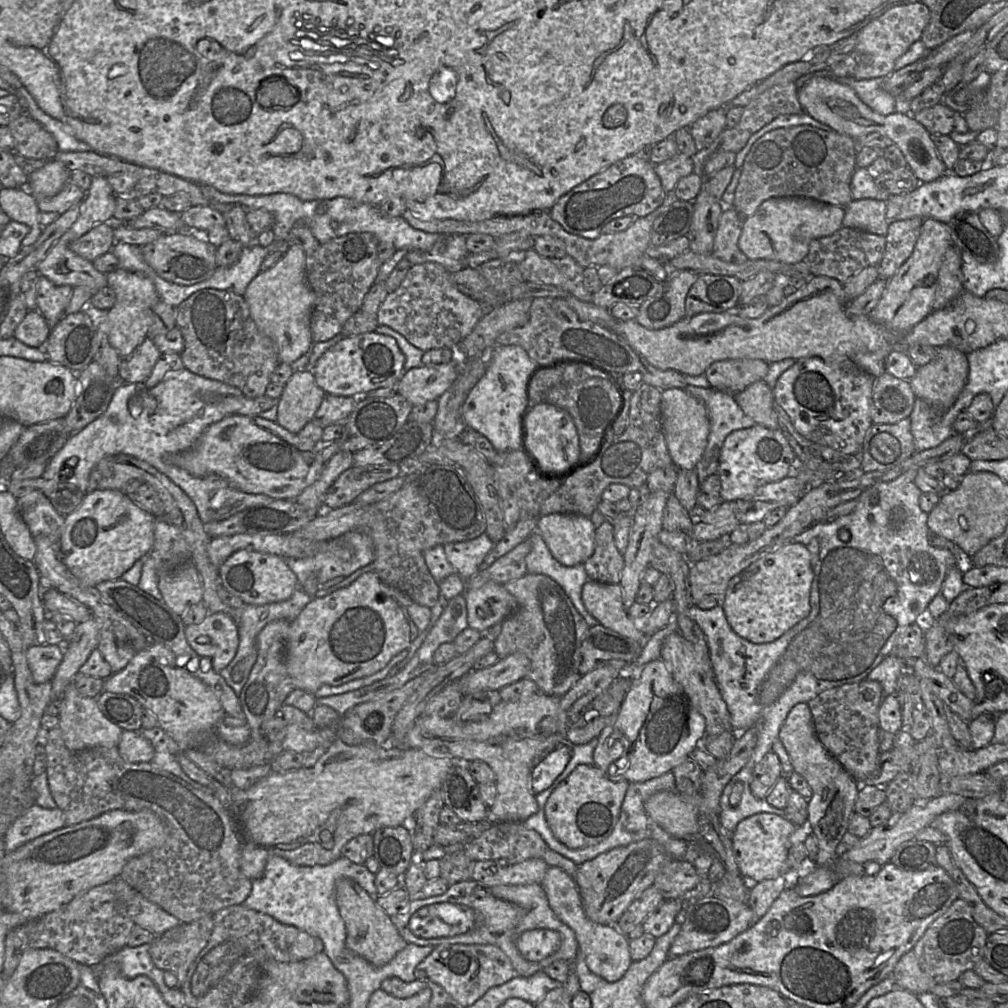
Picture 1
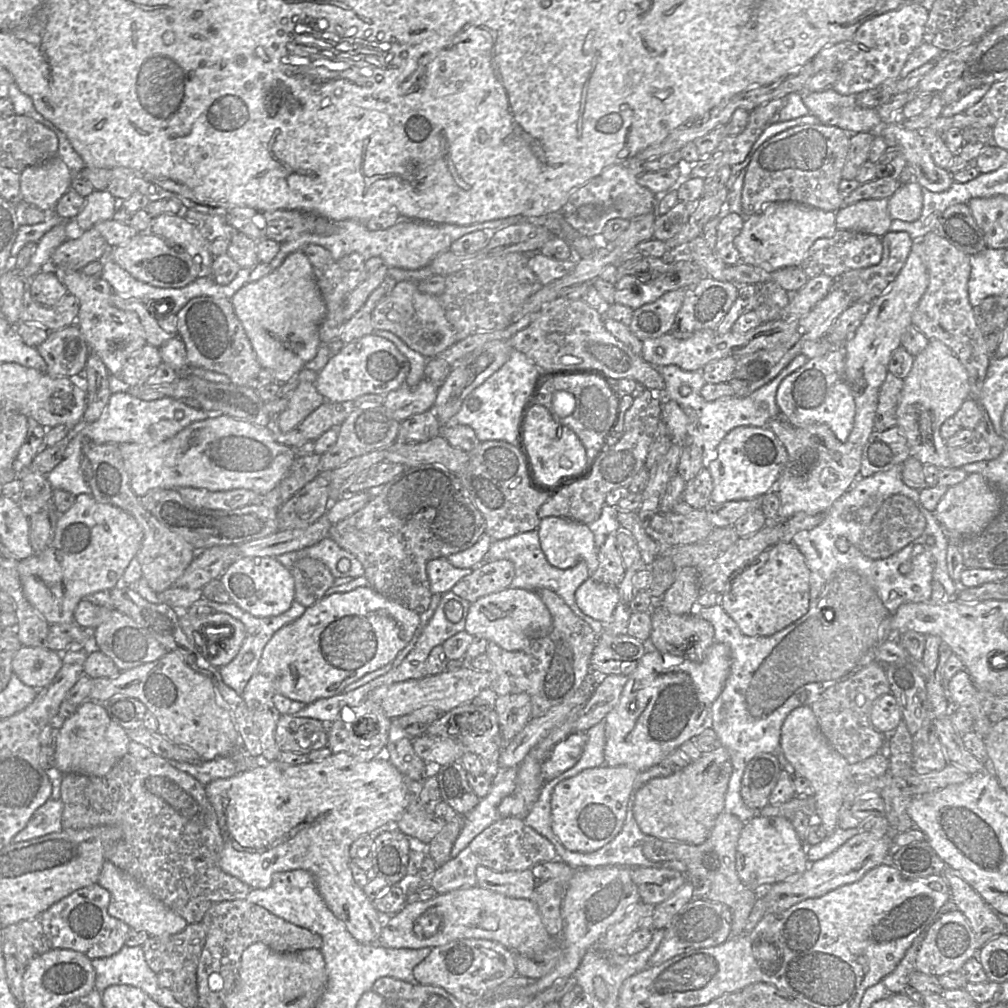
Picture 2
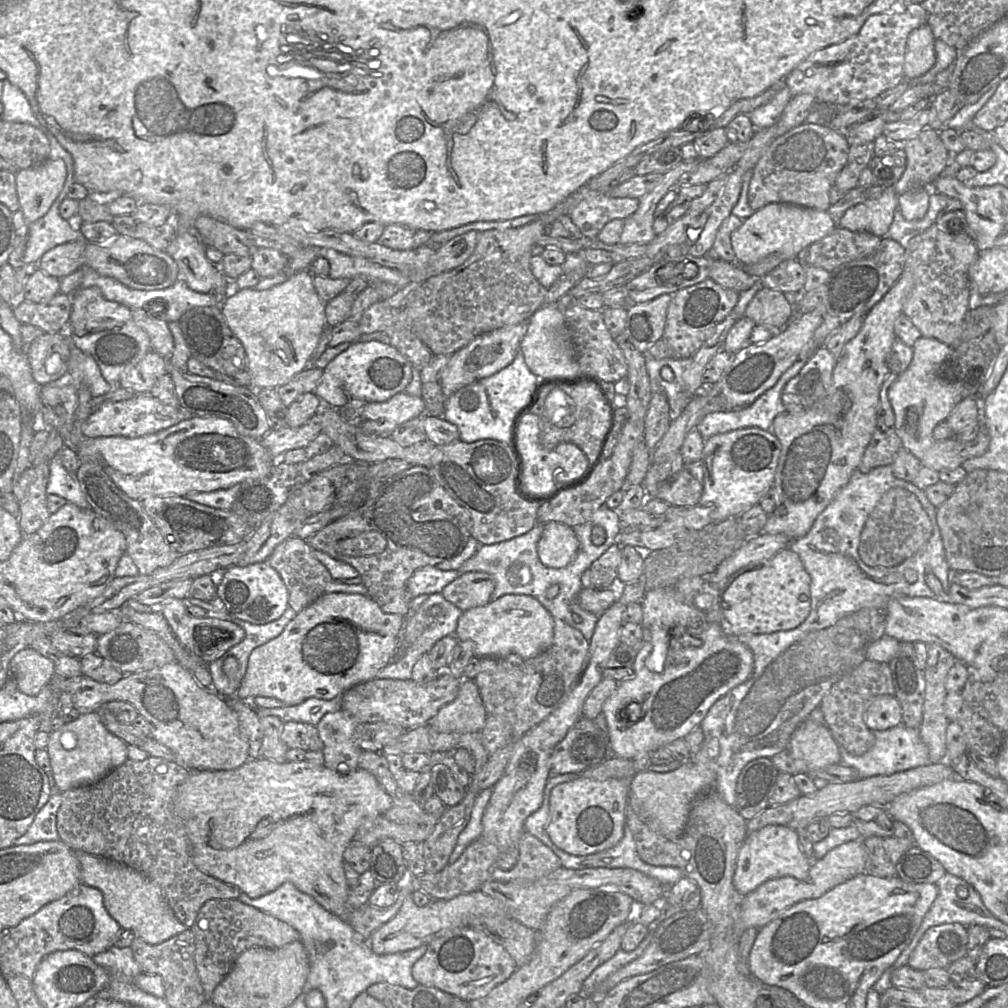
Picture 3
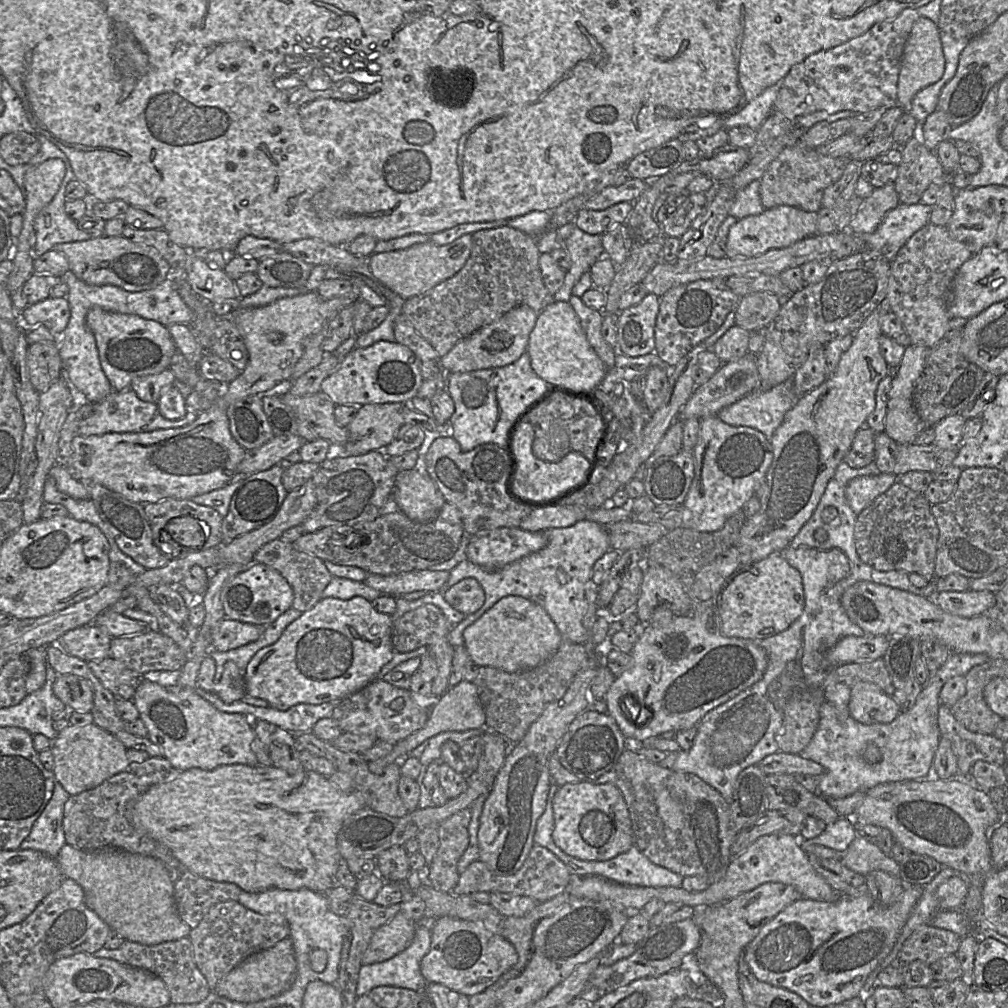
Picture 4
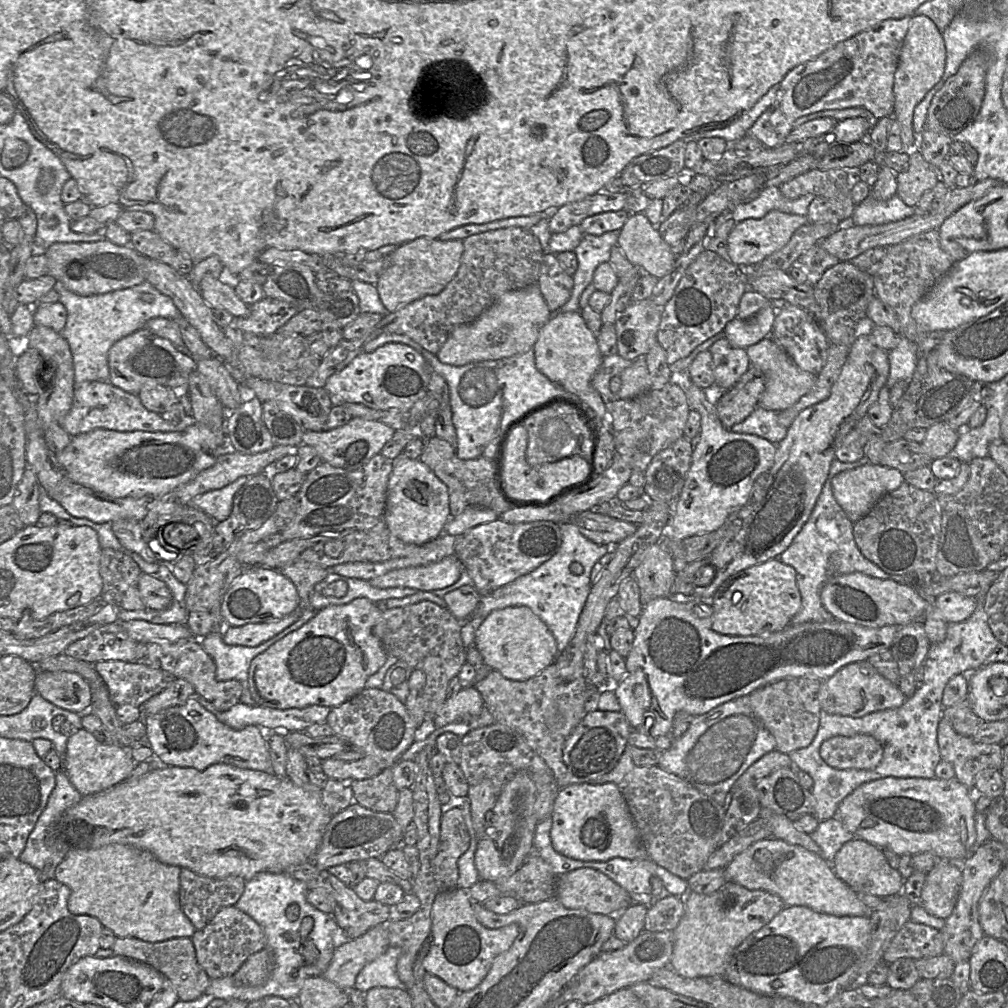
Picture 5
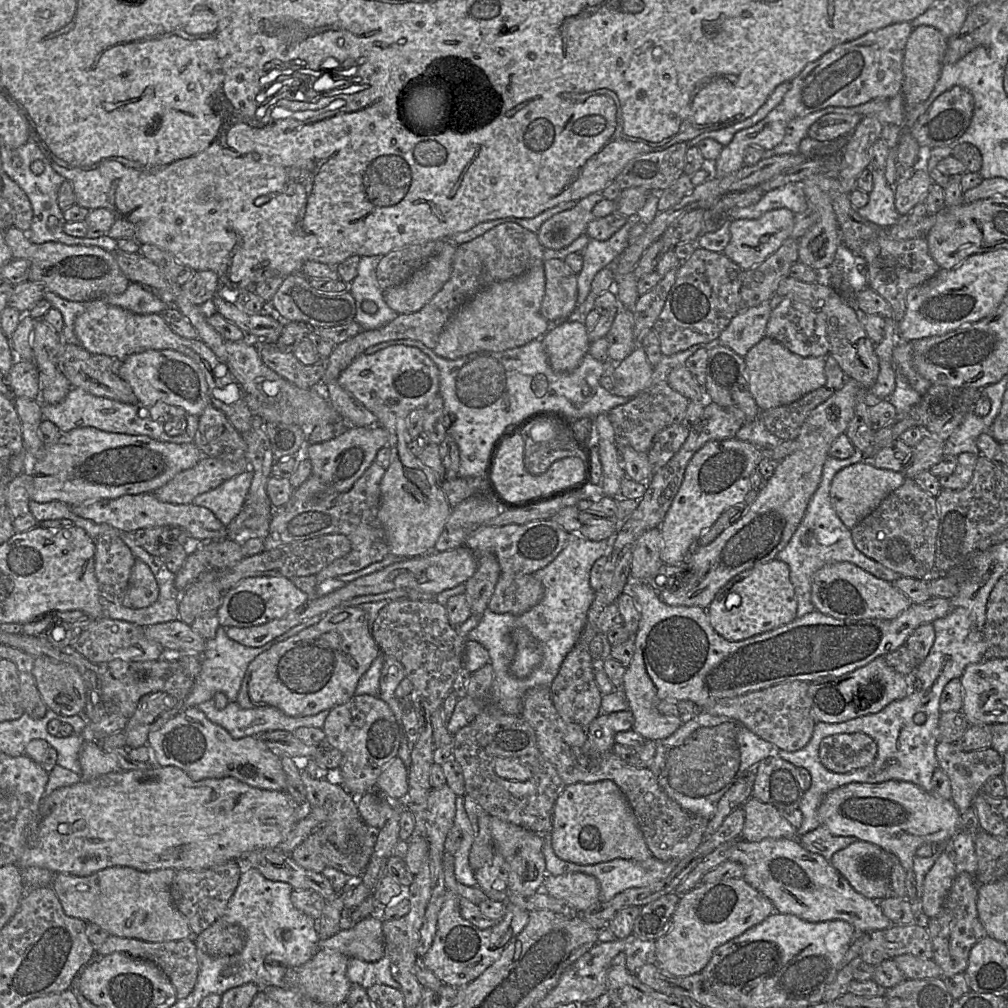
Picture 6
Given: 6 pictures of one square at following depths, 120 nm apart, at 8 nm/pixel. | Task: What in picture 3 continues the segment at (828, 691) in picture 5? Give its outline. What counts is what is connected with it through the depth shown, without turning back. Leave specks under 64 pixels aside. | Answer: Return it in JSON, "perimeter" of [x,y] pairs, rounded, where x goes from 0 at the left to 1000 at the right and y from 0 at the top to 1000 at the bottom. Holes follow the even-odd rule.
{"perimeter":[[[886,689],[866,692],[857,706],[860,721],[867,725],[877,725],[895,718],[895,703]]]}

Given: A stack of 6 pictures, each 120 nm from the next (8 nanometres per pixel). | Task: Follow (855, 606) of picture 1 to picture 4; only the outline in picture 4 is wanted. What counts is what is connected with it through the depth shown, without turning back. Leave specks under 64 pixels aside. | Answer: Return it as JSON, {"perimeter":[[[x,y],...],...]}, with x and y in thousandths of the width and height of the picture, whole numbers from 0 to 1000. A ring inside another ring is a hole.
{"perimeter":[[[868,456],[854,464],[845,464],[838,457],[831,461],[808,509],[775,548],[796,571],[799,591],[796,609],[780,625],[753,636],[762,654],[757,671],[728,692],[700,707],[691,719],[692,725],[686,742],[673,745],[667,763],[692,770],[710,783],[723,798],[733,767],[773,745],[771,728],[776,720],[778,702],[786,689],[798,684],[816,684],[823,664],[819,660],[818,647],[838,631],[859,630],[842,614],[834,600],[838,585],[849,577],[862,576],[922,594],[927,594],[930,589],[927,574],[932,573],[929,569],[920,581],[912,583],[903,577],[899,566],[870,565],[857,559],[850,550],[847,535],[850,510],[840,497],[838,485],[849,473],[873,469]]]}

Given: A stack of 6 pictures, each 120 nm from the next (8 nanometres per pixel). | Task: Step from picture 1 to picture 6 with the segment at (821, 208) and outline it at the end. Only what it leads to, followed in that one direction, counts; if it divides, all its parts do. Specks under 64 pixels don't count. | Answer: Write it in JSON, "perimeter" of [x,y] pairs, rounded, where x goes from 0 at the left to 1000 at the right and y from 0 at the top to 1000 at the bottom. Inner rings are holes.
{"perimeter":[[[771,206],[759,210],[751,217],[730,217],[724,222],[724,239],[717,252],[738,269],[743,268],[770,250],[784,235],[789,212],[781,206]]]}

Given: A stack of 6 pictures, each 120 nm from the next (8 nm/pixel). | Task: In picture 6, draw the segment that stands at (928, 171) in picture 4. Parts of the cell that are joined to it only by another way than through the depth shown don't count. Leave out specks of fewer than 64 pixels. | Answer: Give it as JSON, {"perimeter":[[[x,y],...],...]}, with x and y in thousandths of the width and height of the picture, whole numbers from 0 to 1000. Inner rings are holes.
{"perimeter":[[[907,166],[906,175],[887,185],[888,206],[894,214],[902,212],[913,200],[917,200],[924,184],[927,182],[916,167]]]}

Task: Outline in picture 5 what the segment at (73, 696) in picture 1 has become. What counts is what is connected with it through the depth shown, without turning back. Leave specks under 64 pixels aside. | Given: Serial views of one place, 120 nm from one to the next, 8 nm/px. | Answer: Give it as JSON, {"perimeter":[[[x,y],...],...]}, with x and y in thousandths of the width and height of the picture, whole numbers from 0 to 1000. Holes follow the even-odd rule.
{"perimeter":[[[83,722],[67,730],[65,746],[62,751],[62,763],[81,790],[103,785],[125,774],[134,760],[126,743],[120,739],[102,738]]]}

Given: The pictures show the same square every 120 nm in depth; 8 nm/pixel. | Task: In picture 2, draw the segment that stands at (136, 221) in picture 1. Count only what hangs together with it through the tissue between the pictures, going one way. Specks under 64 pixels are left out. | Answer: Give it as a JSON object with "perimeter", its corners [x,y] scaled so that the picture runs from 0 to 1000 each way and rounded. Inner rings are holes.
{"perimeter":[[[163,211],[151,217],[150,230],[169,244],[183,248],[194,263],[196,275],[210,274],[208,240],[182,212]]]}

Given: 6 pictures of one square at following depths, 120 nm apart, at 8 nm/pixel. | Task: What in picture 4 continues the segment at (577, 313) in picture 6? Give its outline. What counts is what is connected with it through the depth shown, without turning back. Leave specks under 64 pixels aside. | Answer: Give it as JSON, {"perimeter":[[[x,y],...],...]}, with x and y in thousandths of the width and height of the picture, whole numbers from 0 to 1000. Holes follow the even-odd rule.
{"perimeter":[[[569,225],[568,234],[558,240],[565,253],[565,266],[562,269],[559,283],[550,293],[551,299],[563,300],[567,287],[575,275],[585,268],[586,264],[598,255],[596,233],[587,233]]]}

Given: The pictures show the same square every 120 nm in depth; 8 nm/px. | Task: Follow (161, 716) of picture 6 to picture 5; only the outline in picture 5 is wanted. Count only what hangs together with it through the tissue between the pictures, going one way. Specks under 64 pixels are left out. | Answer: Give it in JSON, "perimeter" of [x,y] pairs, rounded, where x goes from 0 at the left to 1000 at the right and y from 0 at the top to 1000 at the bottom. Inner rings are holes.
{"perimeter":[[[173,674],[169,680],[151,690],[139,700],[140,714],[169,701],[182,699],[194,688],[191,681],[184,674]]]}

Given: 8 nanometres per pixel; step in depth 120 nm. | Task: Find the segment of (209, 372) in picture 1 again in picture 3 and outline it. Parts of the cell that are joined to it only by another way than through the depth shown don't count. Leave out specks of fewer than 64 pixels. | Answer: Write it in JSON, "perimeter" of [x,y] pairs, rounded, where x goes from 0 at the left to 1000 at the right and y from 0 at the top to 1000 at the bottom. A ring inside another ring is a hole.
{"perimeter":[[[219,303],[189,306],[180,313],[177,319],[190,354],[205,364],[221,371],[229,371],[245,366],[243,346],[226,323],[224,315],[220,311]],[[227,343],[233,344],[234,350],[227,355],[223,355],[221,350]]]}

